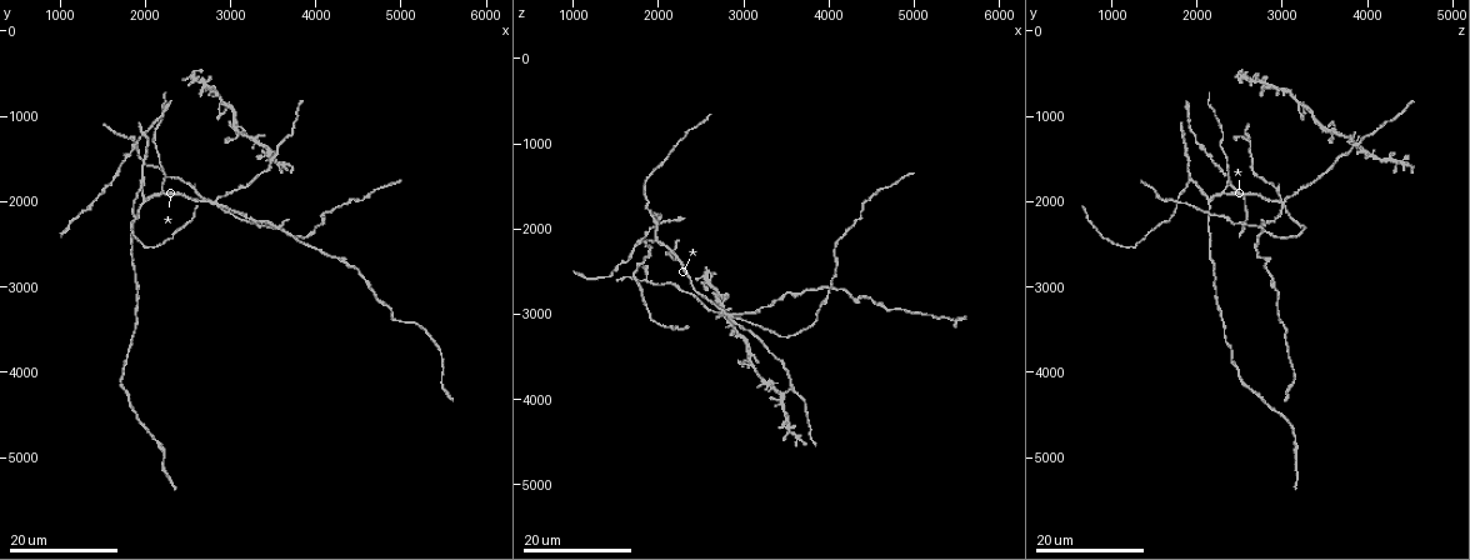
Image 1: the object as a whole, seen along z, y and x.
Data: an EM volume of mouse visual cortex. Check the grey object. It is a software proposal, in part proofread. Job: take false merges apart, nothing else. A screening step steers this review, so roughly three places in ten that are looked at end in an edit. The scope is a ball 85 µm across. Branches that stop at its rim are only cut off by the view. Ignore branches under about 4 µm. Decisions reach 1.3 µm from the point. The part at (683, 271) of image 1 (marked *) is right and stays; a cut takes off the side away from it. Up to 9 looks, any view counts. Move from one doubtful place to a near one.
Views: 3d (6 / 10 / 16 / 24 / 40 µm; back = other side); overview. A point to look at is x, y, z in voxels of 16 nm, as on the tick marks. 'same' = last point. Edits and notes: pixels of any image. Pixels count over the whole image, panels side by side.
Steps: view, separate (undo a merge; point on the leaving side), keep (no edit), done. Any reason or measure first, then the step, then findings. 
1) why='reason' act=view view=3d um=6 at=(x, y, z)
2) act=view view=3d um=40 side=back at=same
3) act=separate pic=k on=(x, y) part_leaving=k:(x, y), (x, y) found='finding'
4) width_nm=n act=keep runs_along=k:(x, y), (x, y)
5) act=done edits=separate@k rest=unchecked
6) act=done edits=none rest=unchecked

why='two arms in line, one across' act=view view=3d um=16 at=(1950, 1800, 1900)

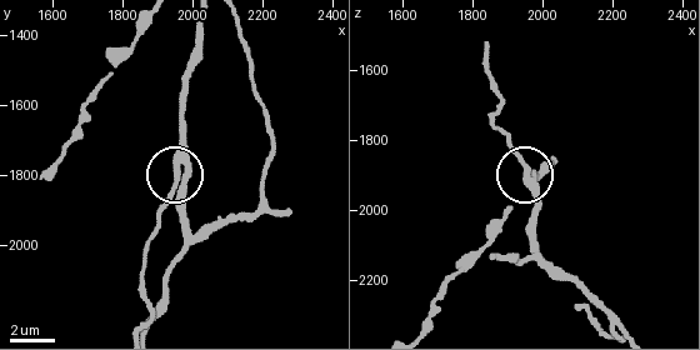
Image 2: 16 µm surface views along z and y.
act=view view=3d um=6 at=(1960, 1760, 1920)

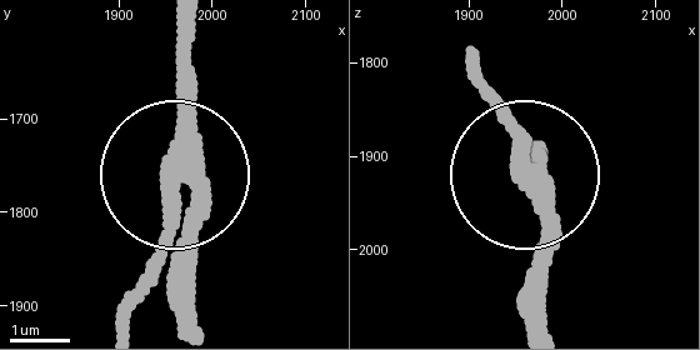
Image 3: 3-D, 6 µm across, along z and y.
side_arm_um=37 act=keep runs_along=3:(189, 296), (180, 181), (150, 276) found='continuous, no second neuron'

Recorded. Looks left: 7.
why='three-way junction' act=view view=3d um=16 at=(2200, 1900, 2300)

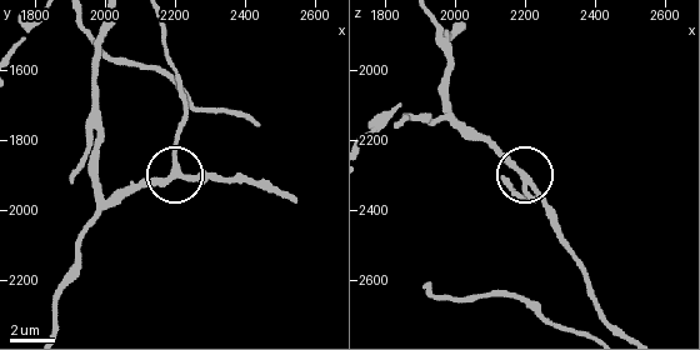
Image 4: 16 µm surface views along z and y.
act=view view=3d um=6 at=(2210, 1880, 2320)

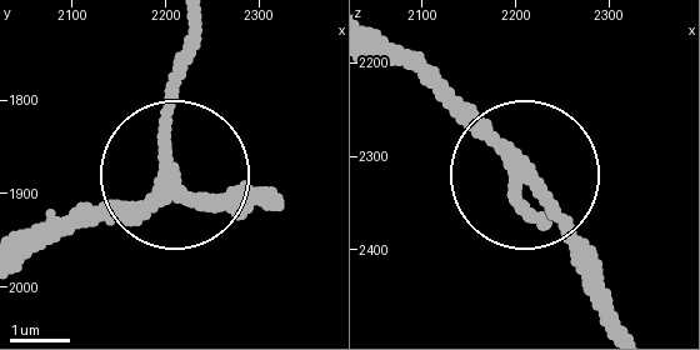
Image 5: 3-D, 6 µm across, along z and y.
side_arm_um=22 act=keep runs_along=5:(605, 325), (595, 251), (535, 181), (515, 191), (530, 221) found='one neuron here'

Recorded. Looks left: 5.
why='calibre changes' act=view view=3d um=24 at=(4400, 2000, 1750)

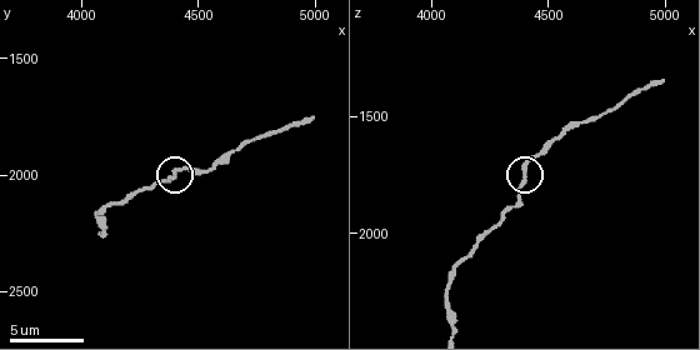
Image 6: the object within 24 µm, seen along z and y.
act=view view=3d um=6 at=(4410, 1980, 1710)

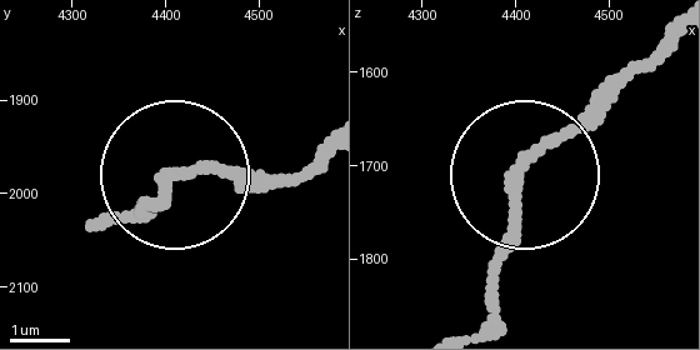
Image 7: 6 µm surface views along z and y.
width_nm=180 act=keep found='one neuron here'

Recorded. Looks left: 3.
why='arms part here' act=view view=3d um=16 at=(3550, 1350, 3800)

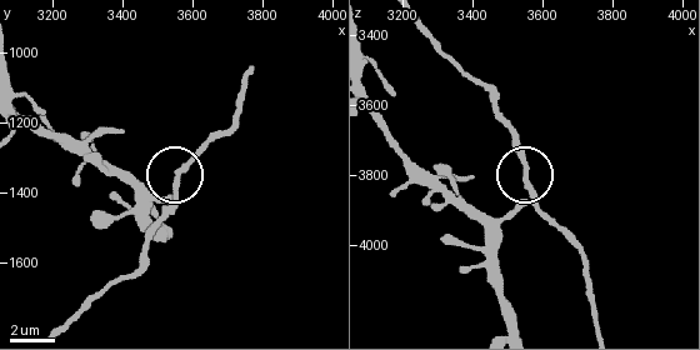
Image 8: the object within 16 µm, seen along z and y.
act=view view=3d um=10 at=(3550, 1380, 3820)

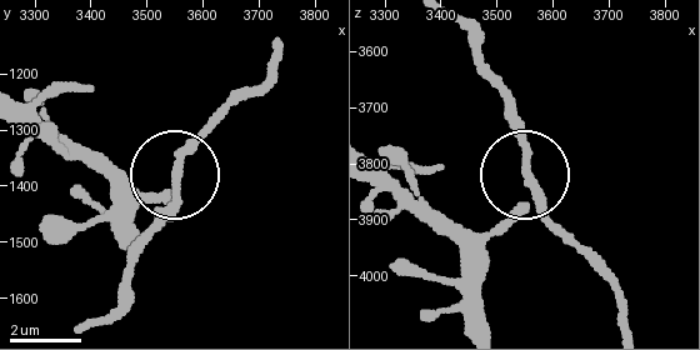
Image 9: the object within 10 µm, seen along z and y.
width_nm=170 act=keep runs_along=9:(459, 25), (506, 106), (528, 186), (581, 246) found='all the same neuron'

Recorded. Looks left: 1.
act=done edits=none rest=unchecked

